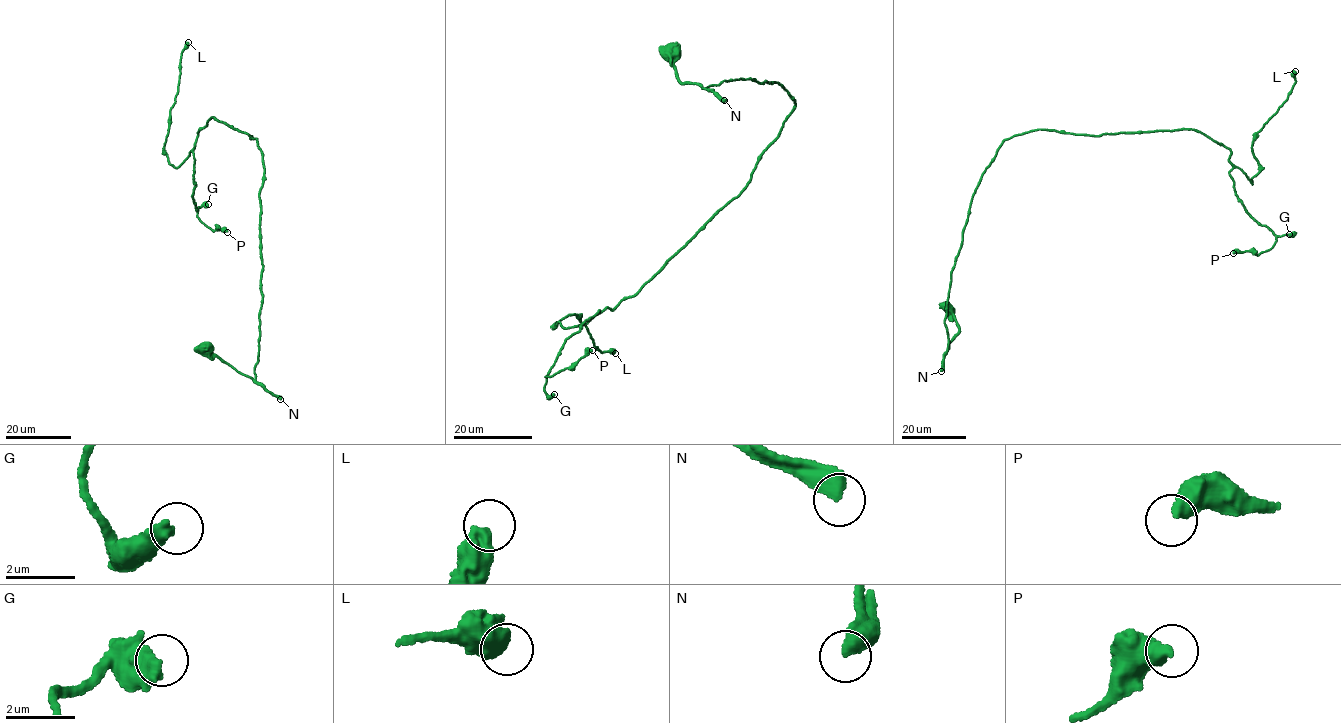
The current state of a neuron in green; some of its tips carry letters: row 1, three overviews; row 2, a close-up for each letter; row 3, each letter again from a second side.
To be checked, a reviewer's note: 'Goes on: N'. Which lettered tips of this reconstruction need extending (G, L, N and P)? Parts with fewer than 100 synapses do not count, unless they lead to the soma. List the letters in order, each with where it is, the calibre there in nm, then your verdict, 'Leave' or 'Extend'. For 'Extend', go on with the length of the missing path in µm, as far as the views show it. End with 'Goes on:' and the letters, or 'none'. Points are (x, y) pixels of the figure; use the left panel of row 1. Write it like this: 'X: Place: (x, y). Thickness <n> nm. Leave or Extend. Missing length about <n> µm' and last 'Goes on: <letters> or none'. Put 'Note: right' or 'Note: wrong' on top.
Note: right
G: Place: (208, 204). Thickness 550 nm. Leave
L: Place: (188, 42). Thickness 650 nm. Leave
N: Place: (280, 399). Thickness 600 nm. Extend. Missing length about 130 µm
P: Place: (227, 232). Thickness 440 nm. Leave
Goes on: N

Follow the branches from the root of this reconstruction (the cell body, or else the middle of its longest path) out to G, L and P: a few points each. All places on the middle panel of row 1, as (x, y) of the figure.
G: (669, 53), (681, 82), (776, 81), (794, 108), (747, 186), (642, 287), (566, 340), (544, 386), (554, 394)
L: (669, 53), (681, 82), (776, 81), (795, 103), (658, 273), (556, 323), (579, 314), (615, 353)
P: (669, 53), (681, 82), (776, 81), (794, 108), (747, 186), (642, 287), (584, 321), (545, 377), (592, 350)

